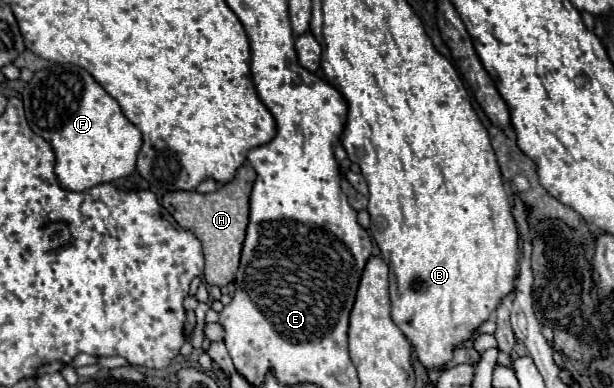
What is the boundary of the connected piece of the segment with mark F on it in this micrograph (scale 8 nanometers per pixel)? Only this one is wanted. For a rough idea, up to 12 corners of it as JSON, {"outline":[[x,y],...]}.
{"outline":[[53,64],[21,98],[61,188],[135,172],[141,132],[87,70]]}

